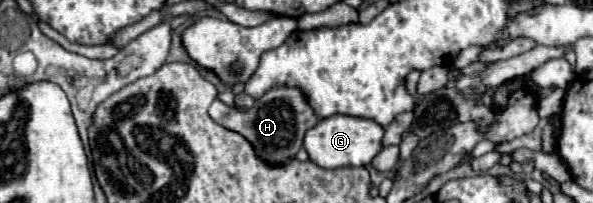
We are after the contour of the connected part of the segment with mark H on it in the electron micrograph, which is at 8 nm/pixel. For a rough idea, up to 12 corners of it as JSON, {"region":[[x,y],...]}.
{"region":[[299,88],[267,90],[249,110],[217,98],[209,116],[271,166],[319,122]]}

